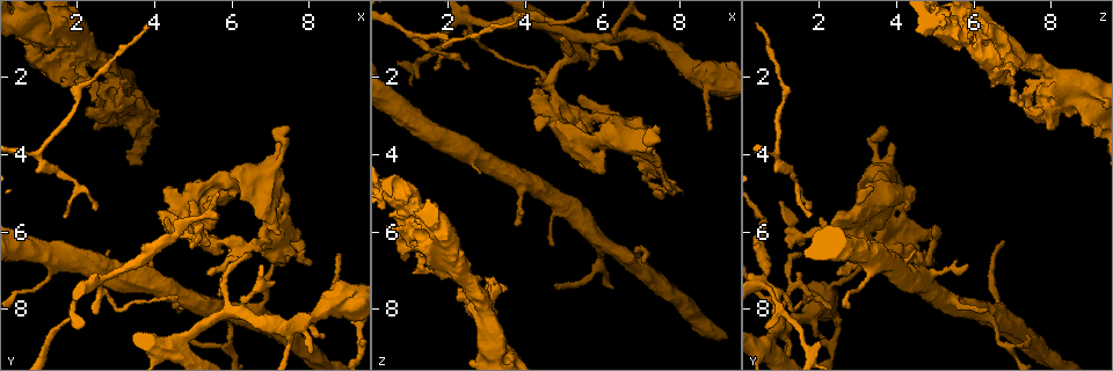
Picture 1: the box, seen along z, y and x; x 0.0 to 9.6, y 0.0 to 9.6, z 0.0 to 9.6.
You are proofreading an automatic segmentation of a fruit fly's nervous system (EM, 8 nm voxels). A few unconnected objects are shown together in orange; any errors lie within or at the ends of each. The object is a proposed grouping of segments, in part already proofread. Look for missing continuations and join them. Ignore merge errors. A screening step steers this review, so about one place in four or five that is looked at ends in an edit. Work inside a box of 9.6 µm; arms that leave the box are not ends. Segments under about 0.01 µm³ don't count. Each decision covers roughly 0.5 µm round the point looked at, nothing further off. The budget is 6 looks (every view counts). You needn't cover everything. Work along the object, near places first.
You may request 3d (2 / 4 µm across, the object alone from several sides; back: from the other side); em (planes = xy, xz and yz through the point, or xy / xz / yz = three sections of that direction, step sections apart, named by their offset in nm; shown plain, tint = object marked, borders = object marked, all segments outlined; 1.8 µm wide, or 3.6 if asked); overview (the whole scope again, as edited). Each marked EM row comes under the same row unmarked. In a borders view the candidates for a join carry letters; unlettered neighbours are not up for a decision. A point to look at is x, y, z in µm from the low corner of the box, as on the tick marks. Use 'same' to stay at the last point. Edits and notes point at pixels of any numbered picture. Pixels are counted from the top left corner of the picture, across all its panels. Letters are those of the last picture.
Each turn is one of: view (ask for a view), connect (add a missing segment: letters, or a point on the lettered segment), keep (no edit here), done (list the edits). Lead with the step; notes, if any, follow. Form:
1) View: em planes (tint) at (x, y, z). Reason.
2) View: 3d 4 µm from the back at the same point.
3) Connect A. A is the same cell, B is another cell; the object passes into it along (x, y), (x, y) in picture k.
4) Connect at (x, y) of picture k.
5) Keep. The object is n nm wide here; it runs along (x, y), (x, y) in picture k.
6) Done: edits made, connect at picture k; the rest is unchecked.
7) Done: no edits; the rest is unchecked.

View: em xz step 16 (tint) at (8.10, 6.75, 4.95). An open end.

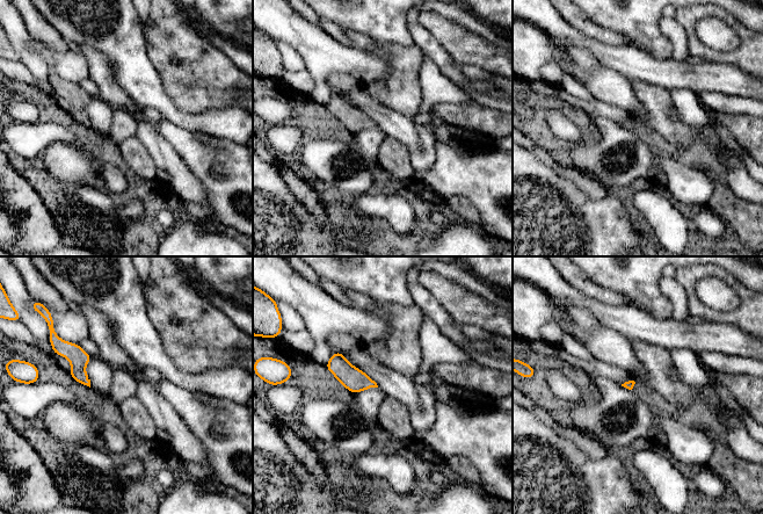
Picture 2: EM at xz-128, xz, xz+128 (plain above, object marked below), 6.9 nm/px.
View: em xz step 16 (borders) at the same point.

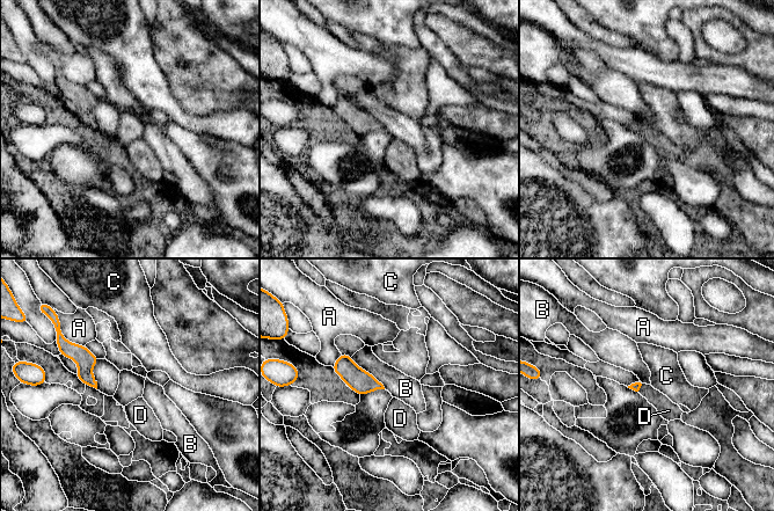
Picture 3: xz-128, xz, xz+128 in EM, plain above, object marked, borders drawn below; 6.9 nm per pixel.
Connect D. D is the same cell, A, B and C are other cells; it goes on there.

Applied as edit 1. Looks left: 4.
View: em planes (tint) at (8.80, 6.60, 3.40). Tapers out.

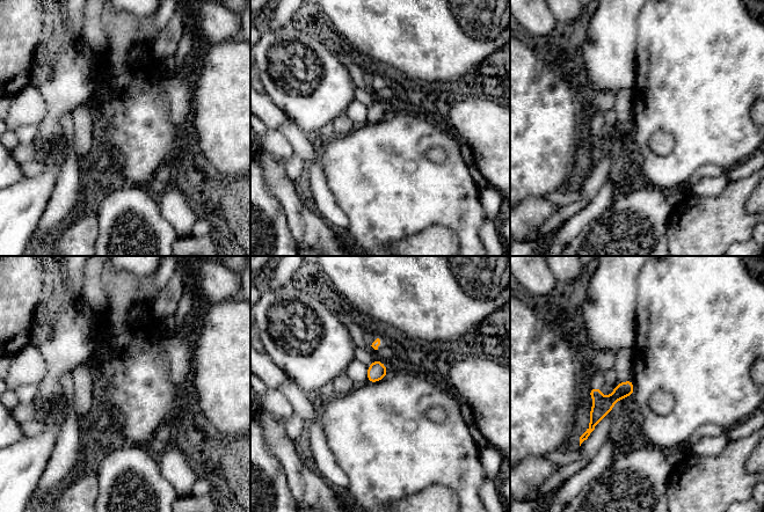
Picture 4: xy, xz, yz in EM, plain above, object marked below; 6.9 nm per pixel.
View: em planes (borders) at the same point. See the neighbours.

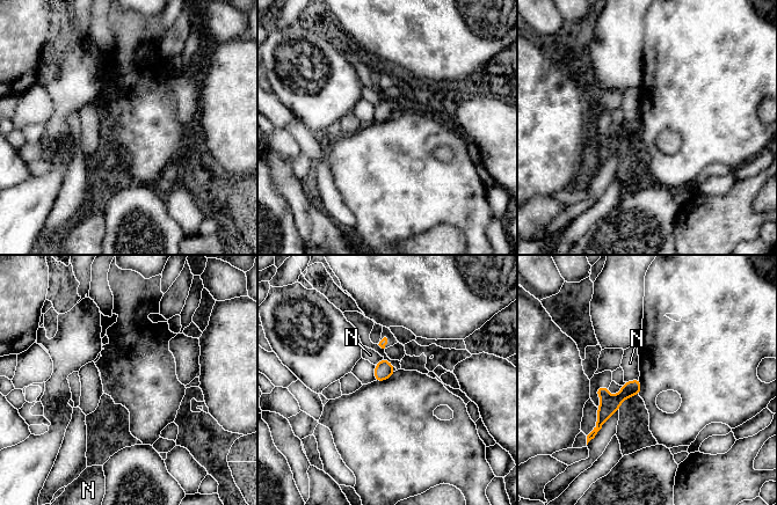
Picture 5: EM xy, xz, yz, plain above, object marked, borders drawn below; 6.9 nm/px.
Keep. N is another cell; it runs along (637, 381), (603, 414), (598, 425) in picture 5; none of them fits.

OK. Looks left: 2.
View: em planes (borders) at (1.00, 4.00, 0.85). Narrows sharply.

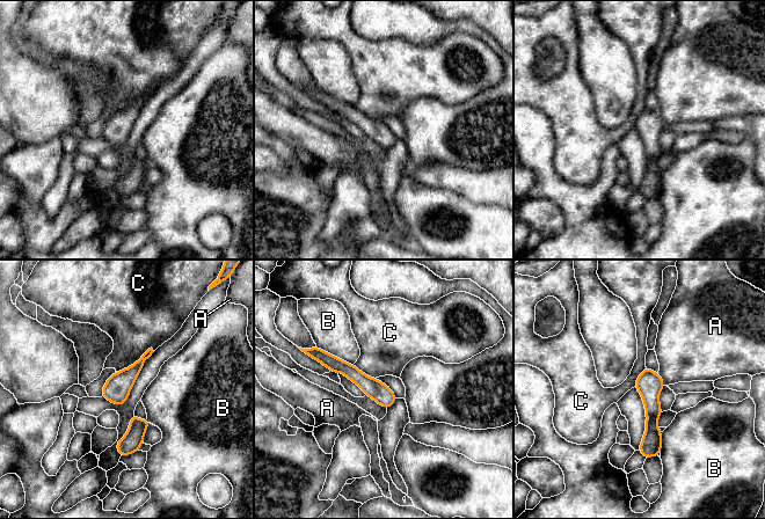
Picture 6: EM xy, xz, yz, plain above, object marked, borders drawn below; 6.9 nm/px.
Keep. A, B and C are other cells; a border runs along (153, 349), (116, 372) in picture 6; no lettered segment goes on from it.

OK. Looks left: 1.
Done: edits made, connect at picture 3; the rest is unchecked.

